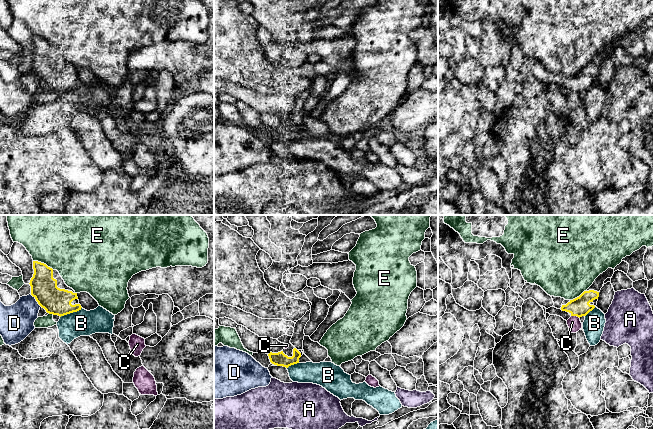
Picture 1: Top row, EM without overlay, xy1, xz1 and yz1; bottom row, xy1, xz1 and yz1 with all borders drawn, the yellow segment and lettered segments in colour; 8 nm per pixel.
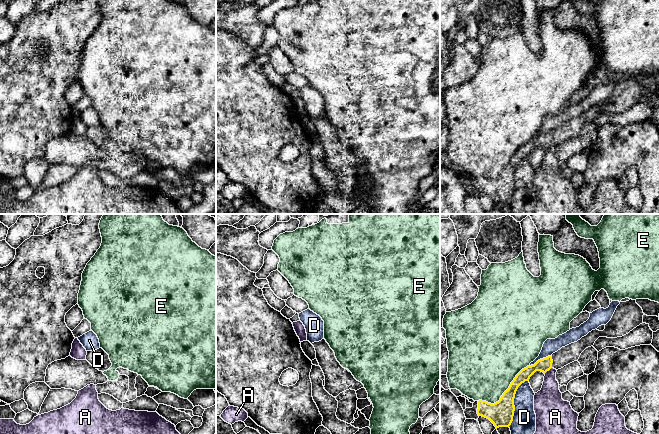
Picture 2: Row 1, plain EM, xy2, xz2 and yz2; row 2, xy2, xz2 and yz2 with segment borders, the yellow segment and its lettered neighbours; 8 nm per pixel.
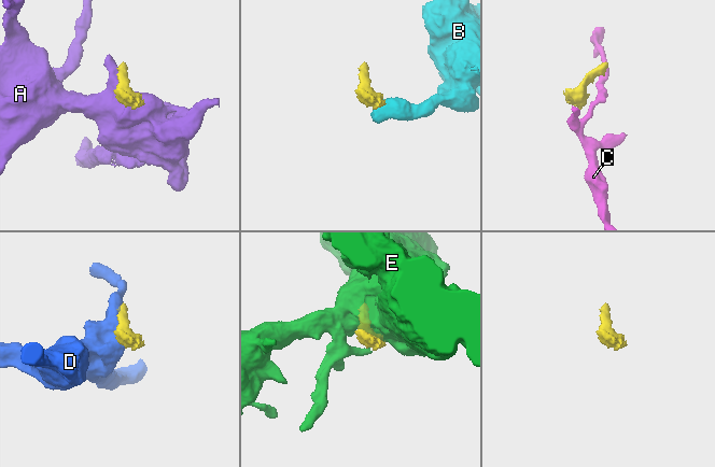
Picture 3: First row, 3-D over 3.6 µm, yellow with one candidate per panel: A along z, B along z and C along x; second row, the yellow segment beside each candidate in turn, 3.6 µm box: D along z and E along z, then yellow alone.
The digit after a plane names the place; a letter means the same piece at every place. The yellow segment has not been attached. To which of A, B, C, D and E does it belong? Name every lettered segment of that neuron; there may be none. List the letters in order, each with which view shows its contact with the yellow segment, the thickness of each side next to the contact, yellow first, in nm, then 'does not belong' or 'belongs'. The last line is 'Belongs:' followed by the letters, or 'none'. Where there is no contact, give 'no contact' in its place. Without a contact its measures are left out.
A: yz2 | 110/220 nm | does not belong
B: xy1 | 220/200 nm | does not belong
C: yz1 | 150/110 nm | does not belong
D: yz2 | 200/190 nm | does not belong
E: yz2 | 200/500 nm | does not belong
Belongs: none

